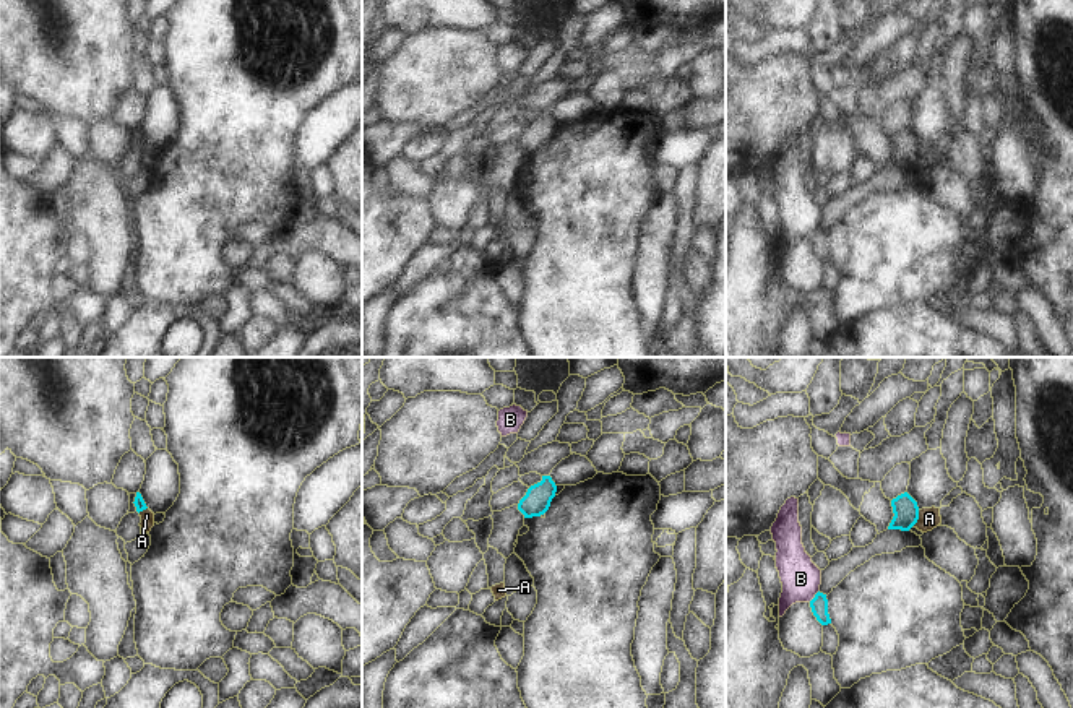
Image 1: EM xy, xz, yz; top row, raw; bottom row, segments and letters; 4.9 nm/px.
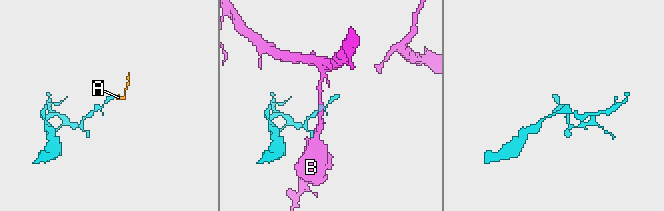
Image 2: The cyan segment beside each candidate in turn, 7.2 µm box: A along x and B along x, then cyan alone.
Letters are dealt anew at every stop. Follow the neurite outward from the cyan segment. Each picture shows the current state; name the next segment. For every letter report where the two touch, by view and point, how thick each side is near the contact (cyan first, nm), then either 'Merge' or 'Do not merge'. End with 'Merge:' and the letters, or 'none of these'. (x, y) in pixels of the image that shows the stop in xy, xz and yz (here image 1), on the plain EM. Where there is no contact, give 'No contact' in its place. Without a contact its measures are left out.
A: Touches cyan at yz (917, 155). Thickness 130 nm (cyan) against 110 nm. Do not merge
B: Touches cyan at yz (815, 233). Thickness 90 nm (cyan) against 200 nm. Do not merge
Merge: none of these.

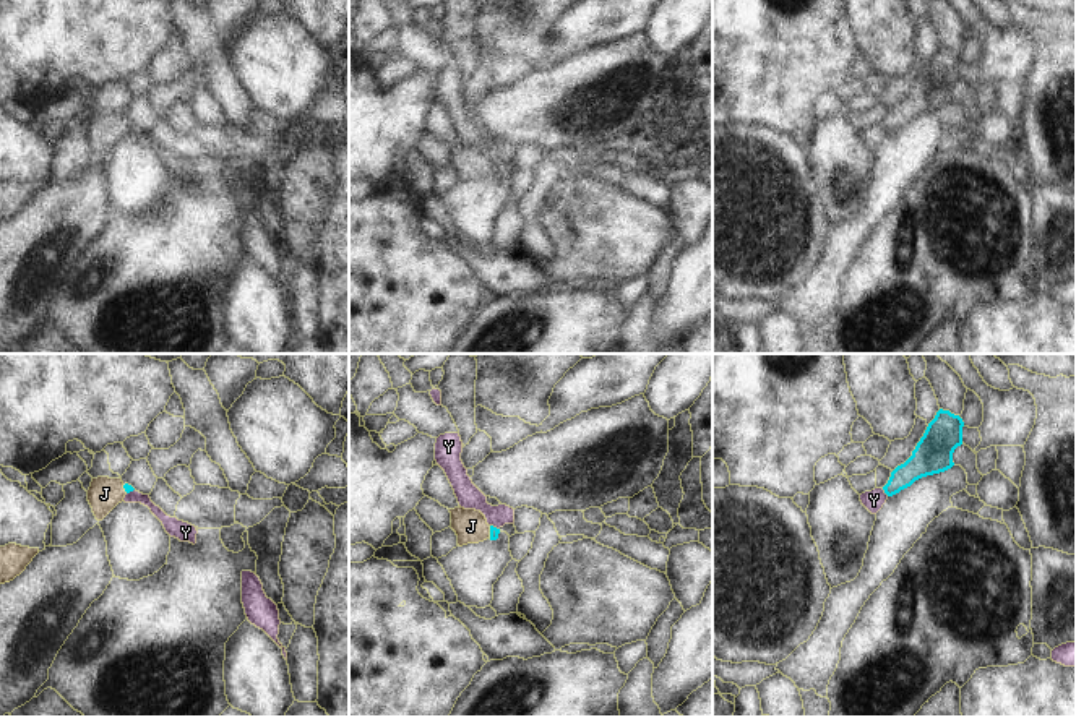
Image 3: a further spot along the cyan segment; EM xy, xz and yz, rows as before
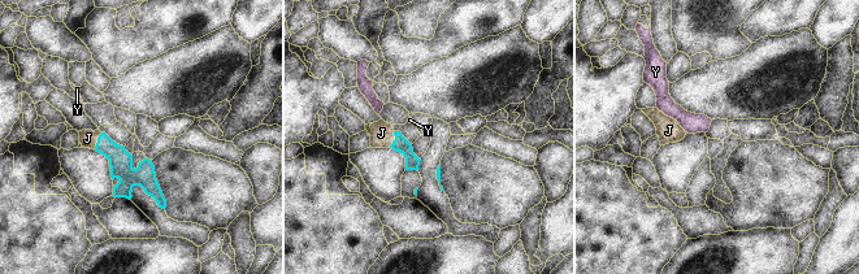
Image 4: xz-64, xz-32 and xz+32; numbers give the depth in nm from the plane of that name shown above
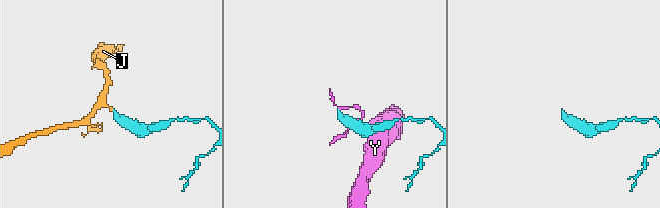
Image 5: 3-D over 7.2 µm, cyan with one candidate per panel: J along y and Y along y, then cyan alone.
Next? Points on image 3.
J: Touches cyan at xz (490, 169). Thickness 50 nm (cyan) against 160 nm. Merge
Y: Touches cyan at yz (885, 128). Thickness 140 nm (cyan) against 100 nm. Do not merge
Merge: J.

